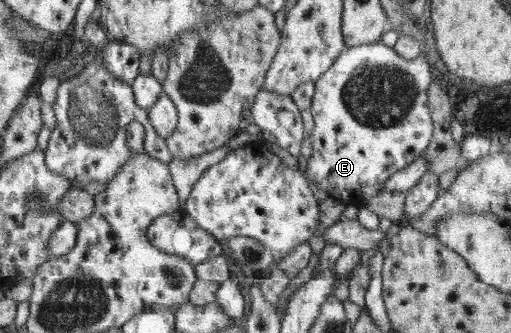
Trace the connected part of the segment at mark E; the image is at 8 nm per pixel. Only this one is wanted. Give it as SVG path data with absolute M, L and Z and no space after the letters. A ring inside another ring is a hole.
M383 41L374 44L364 44L356 47L346 47L338 56L334 65L330 67L325 74L321 75L318 81L315 81L316 93L311 105L311 113L315 121L312 131L313 153L308 159L306 170L307 178L314 182L317 187L329 193L329 197L340 199L347 205L361 206L365 201L374 198L385 187L385 182L398 171L409 167L414 161L417 161L423 155L423 152L432 139L433 123L432 116L429 114L429 107L426 107L426 89L432 85L432 75L430 67L426 63L424 56L418 56L416 59L406 59L405 56L398 55L398 52L388 47Z

